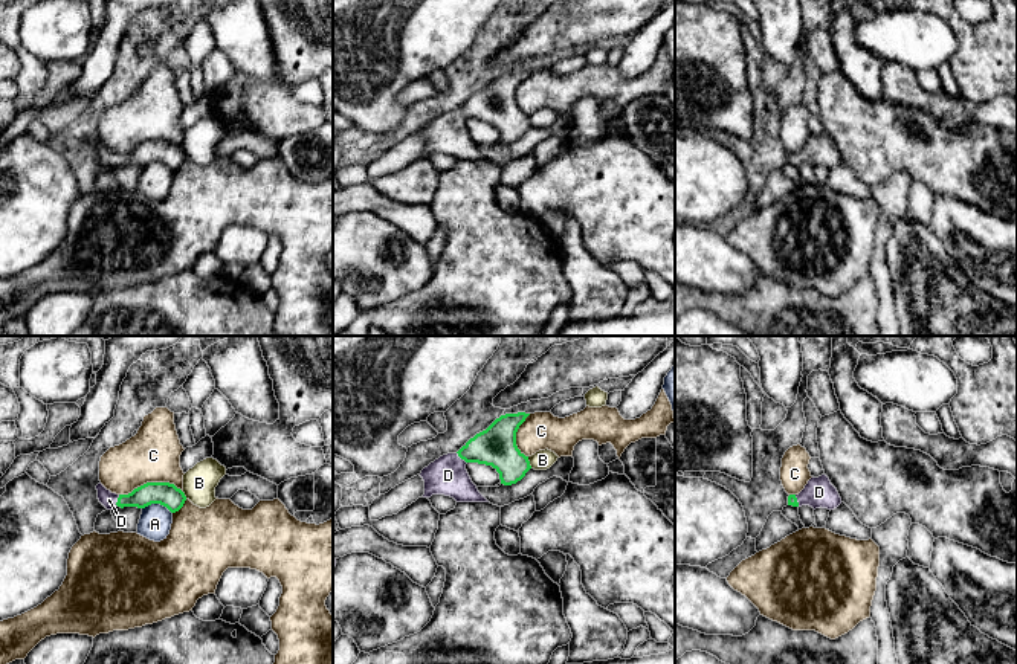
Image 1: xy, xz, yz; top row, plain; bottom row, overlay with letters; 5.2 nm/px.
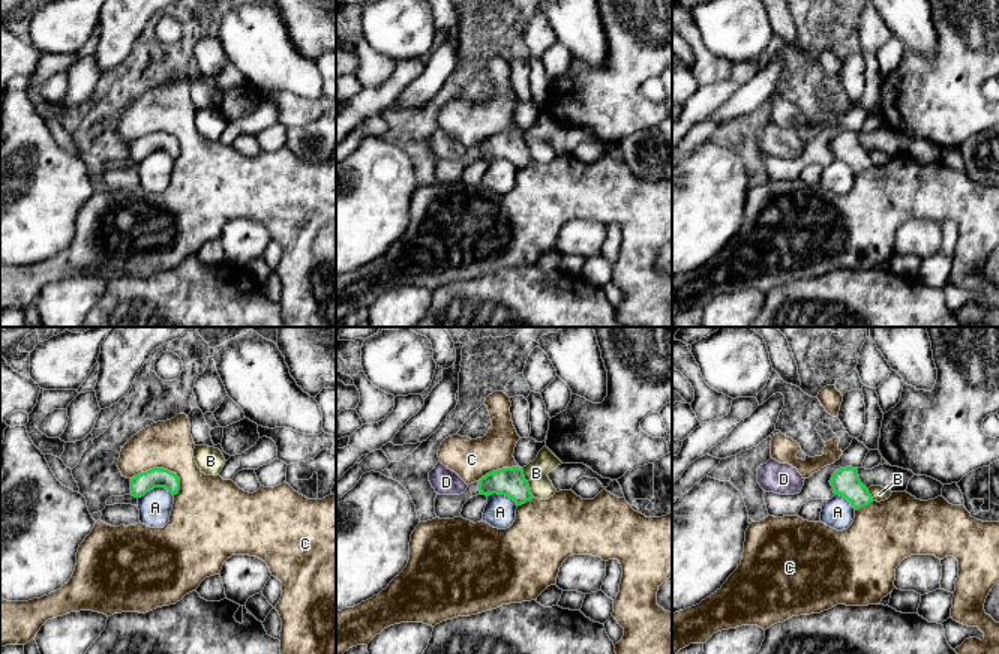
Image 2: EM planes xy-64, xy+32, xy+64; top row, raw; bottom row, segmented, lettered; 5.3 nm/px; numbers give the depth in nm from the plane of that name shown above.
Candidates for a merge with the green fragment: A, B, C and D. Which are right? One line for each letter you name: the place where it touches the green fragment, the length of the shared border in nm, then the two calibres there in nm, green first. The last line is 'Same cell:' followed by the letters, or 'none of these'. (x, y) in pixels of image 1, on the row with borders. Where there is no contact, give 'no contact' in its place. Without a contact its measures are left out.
D: meets green in xy at (118, 501); contact 70 nm long; 120 nm thick on the green side, 90 nm on the other
Same cell: D

